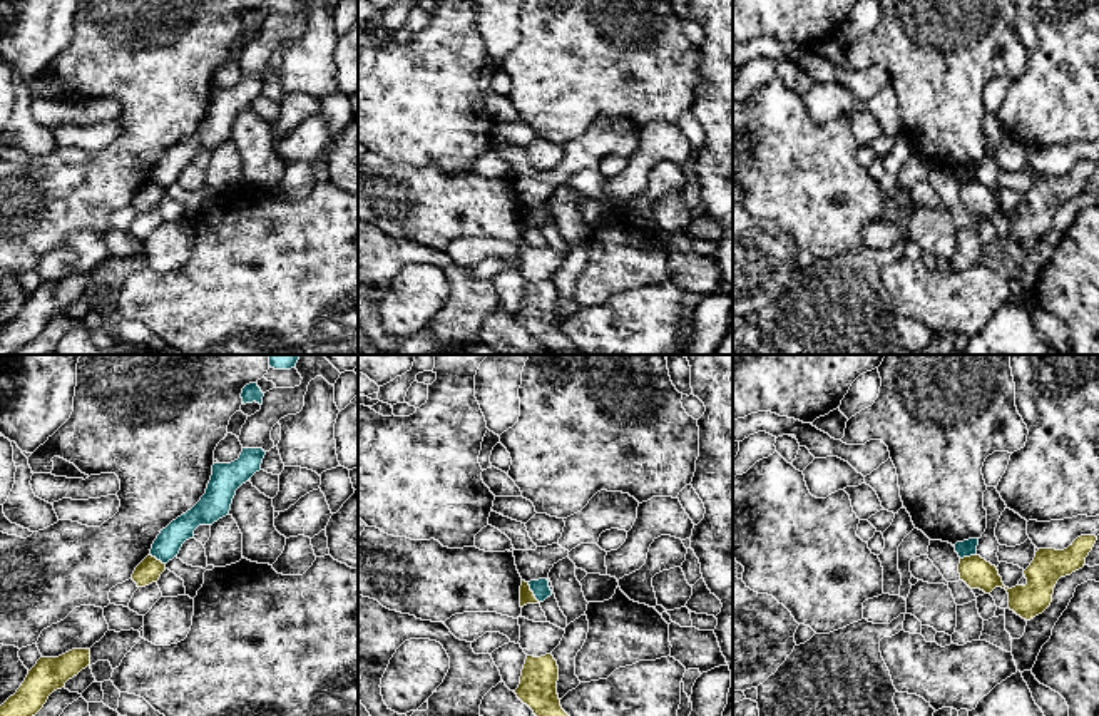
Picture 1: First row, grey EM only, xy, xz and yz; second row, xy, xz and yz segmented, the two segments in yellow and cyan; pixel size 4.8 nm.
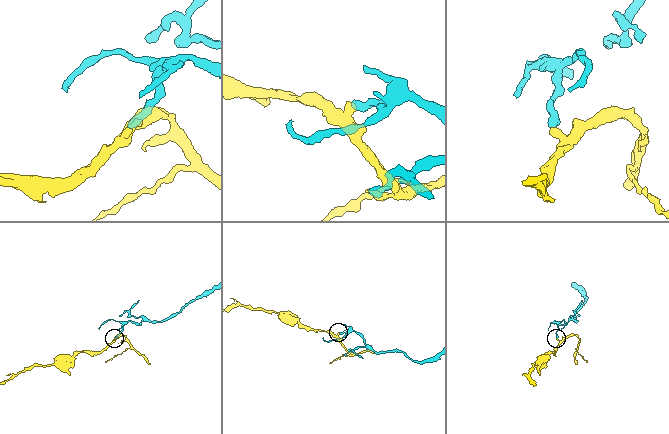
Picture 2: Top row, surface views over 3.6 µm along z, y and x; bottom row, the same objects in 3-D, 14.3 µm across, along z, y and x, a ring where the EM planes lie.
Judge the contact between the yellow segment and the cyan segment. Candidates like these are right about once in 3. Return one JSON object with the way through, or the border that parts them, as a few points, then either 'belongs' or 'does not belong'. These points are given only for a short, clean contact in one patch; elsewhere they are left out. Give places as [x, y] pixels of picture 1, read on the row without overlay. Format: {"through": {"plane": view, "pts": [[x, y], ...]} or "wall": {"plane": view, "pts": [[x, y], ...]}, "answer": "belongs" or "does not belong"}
{"wall": {"plane": "xz", "pts": [[527, 208], [539, 228]]}, "answer": "does not belong"}

